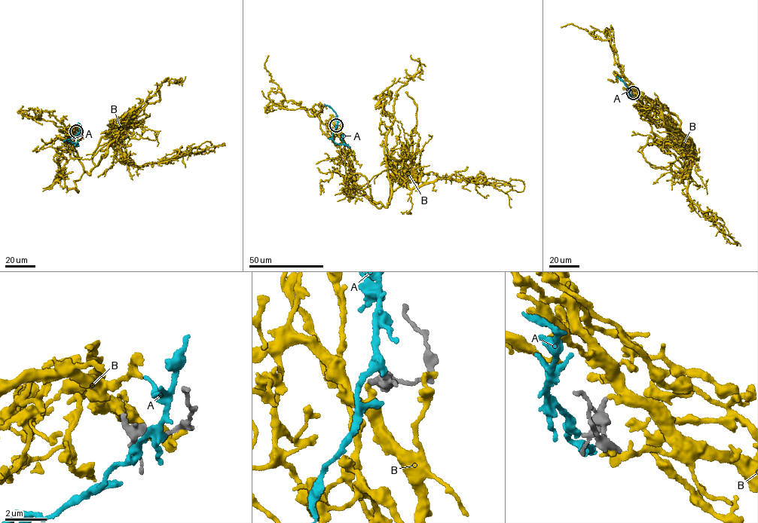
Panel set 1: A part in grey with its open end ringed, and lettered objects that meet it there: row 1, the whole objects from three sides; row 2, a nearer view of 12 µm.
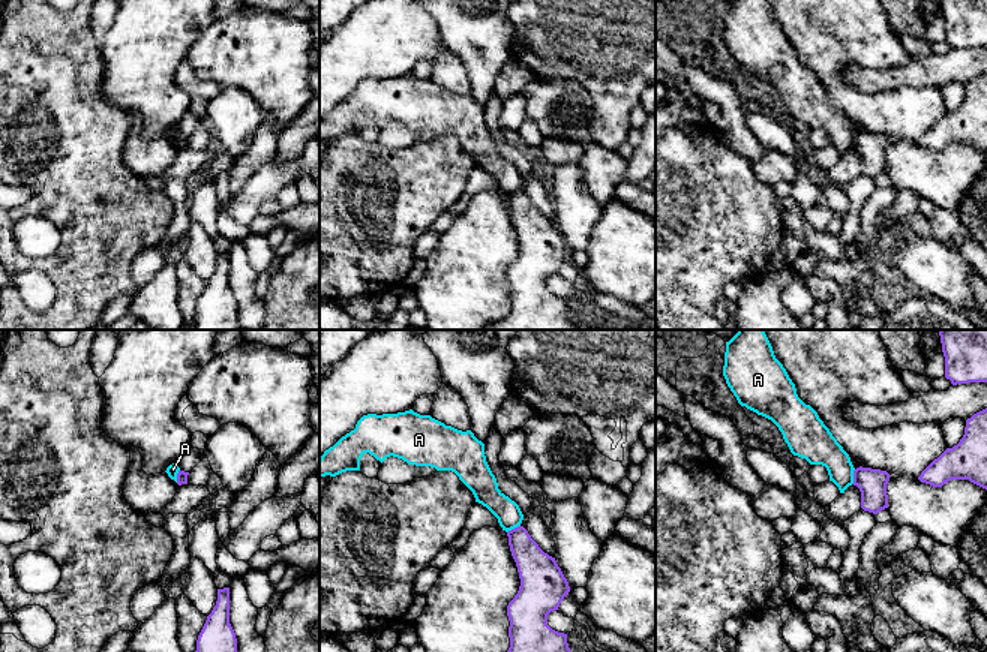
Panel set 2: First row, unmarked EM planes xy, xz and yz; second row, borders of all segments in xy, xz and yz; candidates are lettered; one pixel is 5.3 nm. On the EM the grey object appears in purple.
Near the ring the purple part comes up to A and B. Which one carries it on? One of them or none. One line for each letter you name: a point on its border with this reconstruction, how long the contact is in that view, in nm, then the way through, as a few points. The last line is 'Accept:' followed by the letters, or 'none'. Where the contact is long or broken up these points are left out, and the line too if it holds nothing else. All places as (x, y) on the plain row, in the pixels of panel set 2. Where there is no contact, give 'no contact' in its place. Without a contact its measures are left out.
B: no contact
Accept: B

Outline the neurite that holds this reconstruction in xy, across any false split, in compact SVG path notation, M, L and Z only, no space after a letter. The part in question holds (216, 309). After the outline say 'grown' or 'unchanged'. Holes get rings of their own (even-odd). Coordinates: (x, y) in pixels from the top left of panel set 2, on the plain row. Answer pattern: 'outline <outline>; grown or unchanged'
outline M230 252L218 253L218 265L198 300L198 330L237 330L237 303L230 288Z; unchanged

